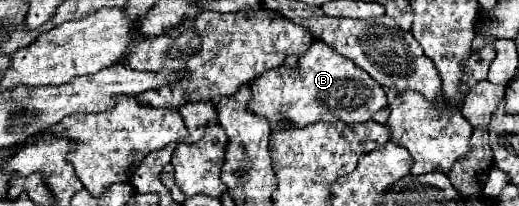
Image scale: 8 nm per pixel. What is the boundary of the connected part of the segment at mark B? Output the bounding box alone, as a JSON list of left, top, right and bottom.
[251,40,387,128]

